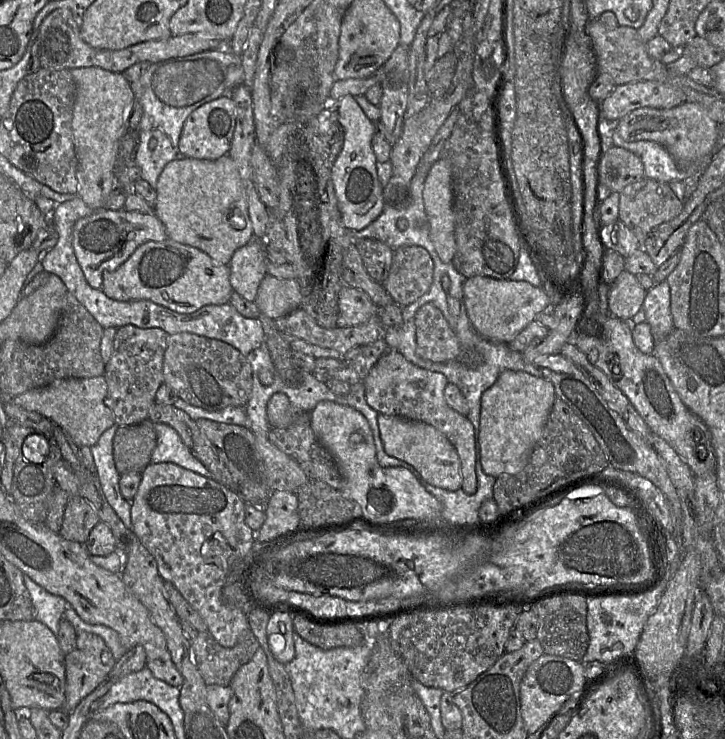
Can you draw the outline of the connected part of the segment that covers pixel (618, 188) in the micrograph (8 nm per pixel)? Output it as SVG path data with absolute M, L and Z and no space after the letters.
M606 146L601 153L599 161L597 162L596 170L597 179L599 180L600 185L603 189L604 186L606 186L610 192L620 193L627 185L640 181L645 177L645 169L641 159L633 152L618 146Z

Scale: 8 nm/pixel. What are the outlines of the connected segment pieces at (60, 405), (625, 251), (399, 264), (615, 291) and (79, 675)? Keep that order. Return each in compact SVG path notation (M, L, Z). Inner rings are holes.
M104 375L94 378L66 378L31 389L12 401L28 411L37 412L60 426L78 447L93 446L104 431L115 424L111 409L105 404L107 382Z
M620 219L602 226L601 241L603 247L618 252L624 258L642 248L636 235Z
M402 246L394 250L392 265L383 286L392 300L405 307L429 289L433 280L433 261L420 246Z
M624 270L610 285L608 309L611 315L621 320L632 320L644 303L645 290L636 276Z
M76 633L76 647L65 655L65 704L62 709L67 713L106 679L117 662L100 636Z

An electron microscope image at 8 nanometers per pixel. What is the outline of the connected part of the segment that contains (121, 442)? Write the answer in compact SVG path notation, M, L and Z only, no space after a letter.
M147 419L139 424L119 426L113 439L113 457L120 475L140 472L151 463L157 435Z

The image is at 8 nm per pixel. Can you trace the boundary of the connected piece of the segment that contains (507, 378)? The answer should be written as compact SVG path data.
M504 370L495 383L481 397L479 443L483 471L495 478L513 475L527 465L530 455L539 441L555 400L553 384L524 371Z

